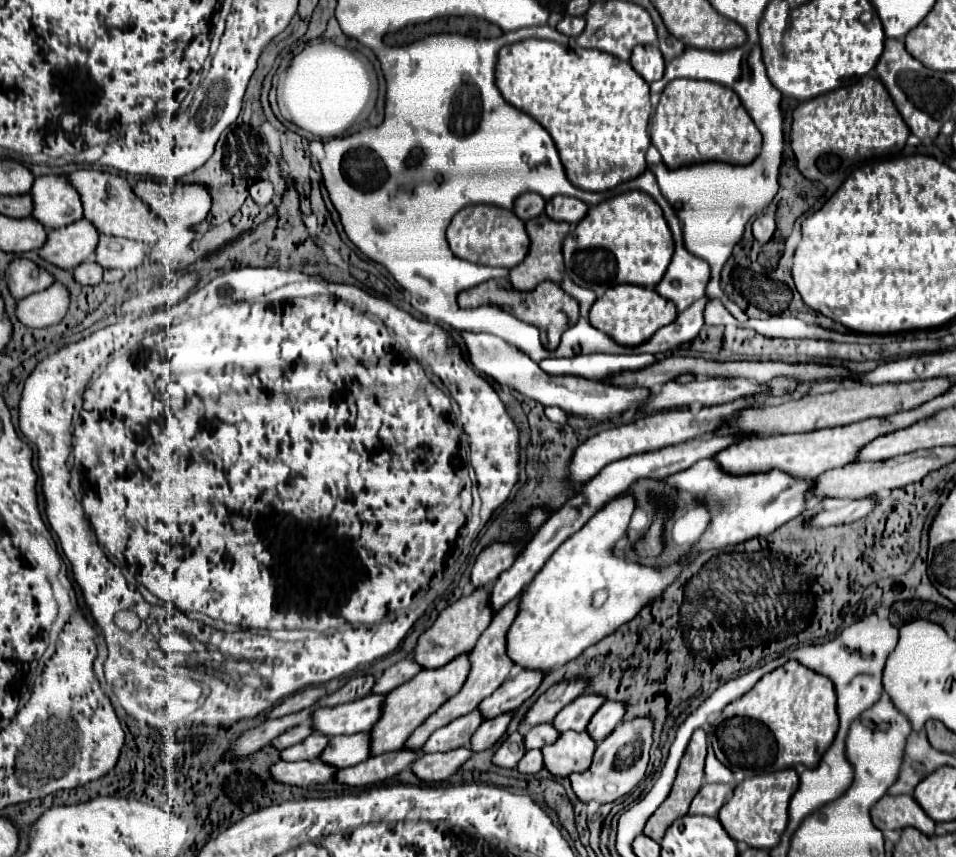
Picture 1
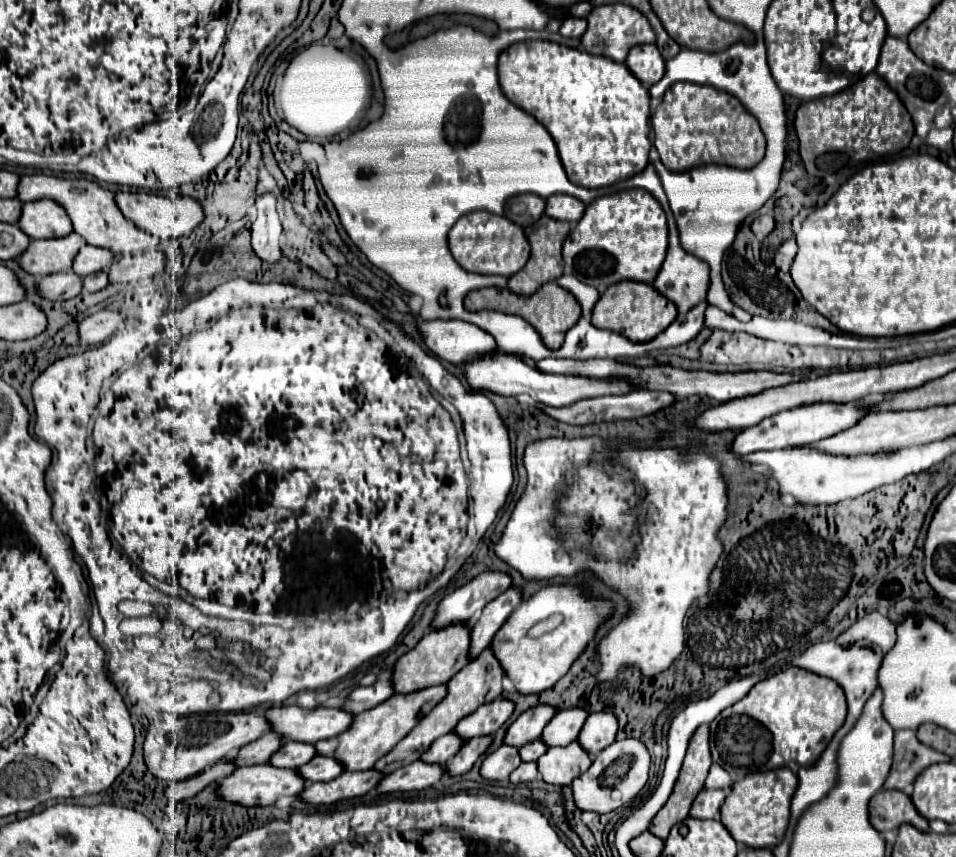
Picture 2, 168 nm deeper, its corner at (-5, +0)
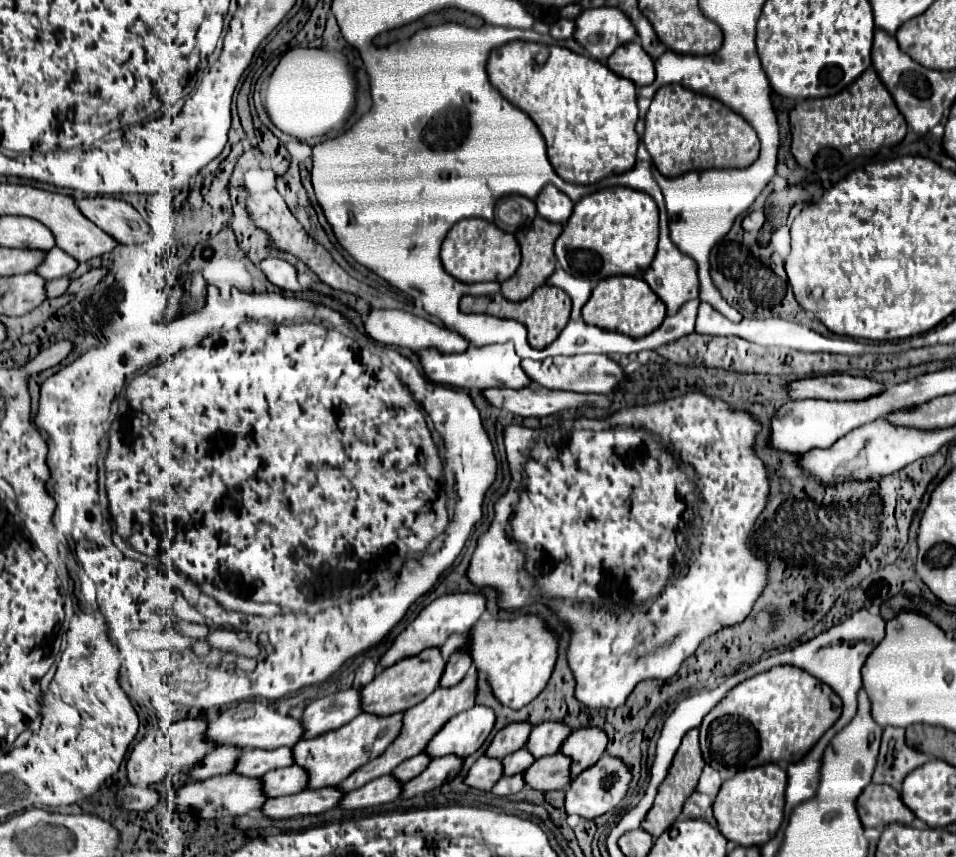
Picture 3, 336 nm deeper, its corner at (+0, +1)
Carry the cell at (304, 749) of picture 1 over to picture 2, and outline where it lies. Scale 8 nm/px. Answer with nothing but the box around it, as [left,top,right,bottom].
[270,741,316,769]

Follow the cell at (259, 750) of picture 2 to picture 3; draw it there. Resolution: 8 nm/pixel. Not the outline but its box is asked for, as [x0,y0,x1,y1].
[191,748,241,780]

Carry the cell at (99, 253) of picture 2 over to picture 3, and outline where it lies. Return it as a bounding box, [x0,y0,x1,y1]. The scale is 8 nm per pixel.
[35,248,77,280]

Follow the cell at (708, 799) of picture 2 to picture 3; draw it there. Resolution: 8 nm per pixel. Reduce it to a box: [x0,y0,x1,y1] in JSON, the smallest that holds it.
[683,792,713,818]

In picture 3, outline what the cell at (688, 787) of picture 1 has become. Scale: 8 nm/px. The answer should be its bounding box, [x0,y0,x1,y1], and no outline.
[641,728,705,838]

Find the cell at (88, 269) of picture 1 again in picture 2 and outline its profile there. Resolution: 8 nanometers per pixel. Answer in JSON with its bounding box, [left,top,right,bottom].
[38,271,82,299]

